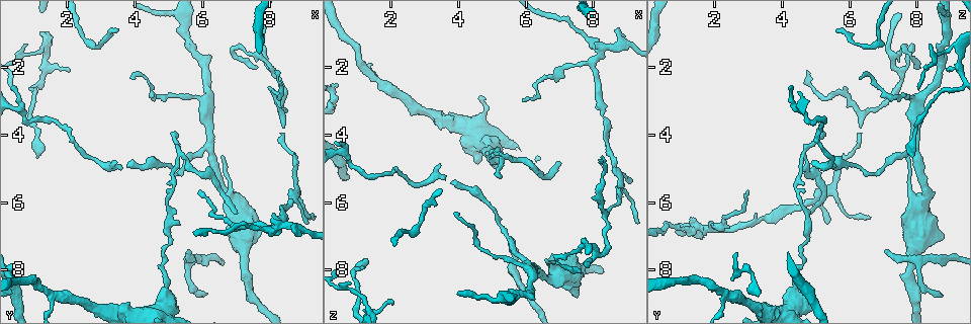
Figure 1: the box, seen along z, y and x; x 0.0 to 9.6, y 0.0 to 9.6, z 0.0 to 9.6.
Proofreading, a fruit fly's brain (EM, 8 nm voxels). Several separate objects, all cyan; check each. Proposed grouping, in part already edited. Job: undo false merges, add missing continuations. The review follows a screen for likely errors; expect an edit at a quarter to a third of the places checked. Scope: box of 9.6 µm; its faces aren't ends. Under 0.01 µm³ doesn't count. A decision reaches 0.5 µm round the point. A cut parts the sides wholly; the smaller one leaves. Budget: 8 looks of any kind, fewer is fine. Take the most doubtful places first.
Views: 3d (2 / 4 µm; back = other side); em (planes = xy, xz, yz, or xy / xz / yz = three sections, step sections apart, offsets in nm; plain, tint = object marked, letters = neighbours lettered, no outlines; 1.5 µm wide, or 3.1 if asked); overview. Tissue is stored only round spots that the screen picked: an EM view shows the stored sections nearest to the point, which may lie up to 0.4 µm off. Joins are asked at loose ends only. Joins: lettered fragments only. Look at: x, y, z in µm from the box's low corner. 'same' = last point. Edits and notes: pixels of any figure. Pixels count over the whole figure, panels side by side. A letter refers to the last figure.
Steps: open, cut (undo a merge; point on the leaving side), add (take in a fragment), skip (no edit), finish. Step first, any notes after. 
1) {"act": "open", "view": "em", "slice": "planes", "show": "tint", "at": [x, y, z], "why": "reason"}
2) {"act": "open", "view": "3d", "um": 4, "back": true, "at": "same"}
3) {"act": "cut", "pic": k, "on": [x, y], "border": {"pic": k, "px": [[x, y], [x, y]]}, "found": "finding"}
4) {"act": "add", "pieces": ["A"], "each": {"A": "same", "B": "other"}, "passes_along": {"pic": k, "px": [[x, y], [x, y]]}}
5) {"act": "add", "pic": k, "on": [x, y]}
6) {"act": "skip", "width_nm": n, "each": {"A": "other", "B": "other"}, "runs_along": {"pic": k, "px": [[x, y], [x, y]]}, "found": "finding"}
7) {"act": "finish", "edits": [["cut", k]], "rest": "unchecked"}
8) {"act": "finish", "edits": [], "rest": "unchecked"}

{"act": "open", "view": "3d", "um": 2, "at": [7.70, 1.70, 7.30], "why": "sharp bend"}

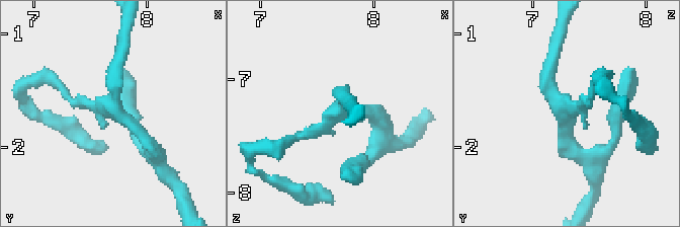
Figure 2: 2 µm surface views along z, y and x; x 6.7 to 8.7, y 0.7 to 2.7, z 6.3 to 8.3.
{"act": "open", "view": "em", "slice": "planes", "show": "tint", "at": [7.70, 1.66, 7.28], "arms": 3, "why": "shape alone is not enough"}

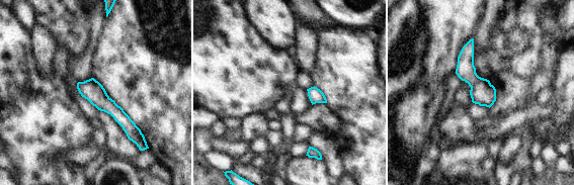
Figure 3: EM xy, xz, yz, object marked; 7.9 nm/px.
{"act": "open", "view": "em", "slice": "planes", "show": "letters", "at": "same"}

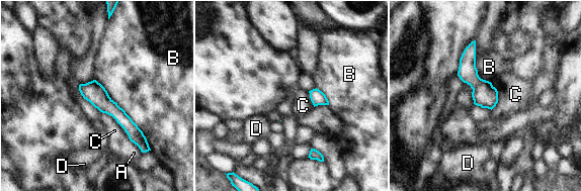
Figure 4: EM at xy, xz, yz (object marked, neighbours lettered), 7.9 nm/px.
{"act": "skip", "each": {"A": "other", "B": "other", "C": "other", "D": "other"}, "runs_along": {"pic": 4, "px": [[81, 87], [92, 91], [142, 137]]}, "found": "one cell here"}

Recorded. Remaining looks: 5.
{"act": "open", "view": "em", "slice": "planes", "show": "letters", "at": [1.50, 8.75, 2.35], "why": "arms part here"}

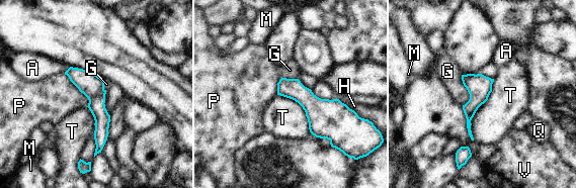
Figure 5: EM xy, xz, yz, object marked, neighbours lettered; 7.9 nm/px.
{"act": "skip", "width_nm": 160, "each": {"A": "other", "G": "other", "H": "other", "M": "other", "P": "other", "Q": "other", "T": "other", "V": "other"}, "runs_along": {"pic": 5, "px": [[71, 70], [96, 95], [98, 150]]}, "found": "continuous, no second cell"}

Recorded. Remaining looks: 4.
{"act": "open", "view": "em", "slice": "xz", "step": 4, "show": "letters", "at": [4.85, 8.10, 4.40], "why": "calibre changes"}

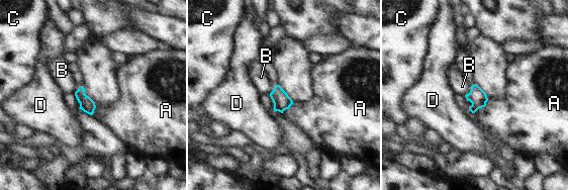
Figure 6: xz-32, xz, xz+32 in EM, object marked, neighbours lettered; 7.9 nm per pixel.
{"act": "skip", "each": {"A": "other", "B": "other", "C": "other", "D": "other"}, "border": {"pic": 6, "px": [[472, 85], [471, 89], [464, 95]]}, "found": "all the same cell"}

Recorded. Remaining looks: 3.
{"act": "finish", "edits": [], "rest": "unchecked"}

